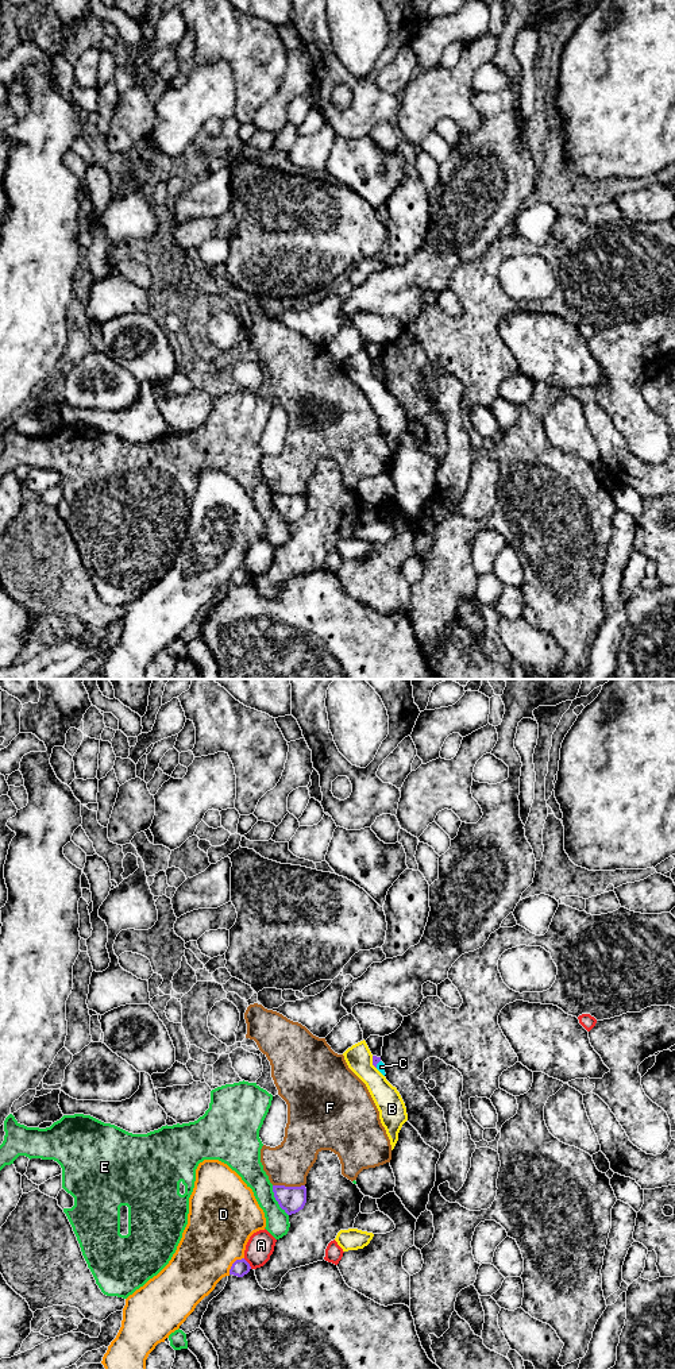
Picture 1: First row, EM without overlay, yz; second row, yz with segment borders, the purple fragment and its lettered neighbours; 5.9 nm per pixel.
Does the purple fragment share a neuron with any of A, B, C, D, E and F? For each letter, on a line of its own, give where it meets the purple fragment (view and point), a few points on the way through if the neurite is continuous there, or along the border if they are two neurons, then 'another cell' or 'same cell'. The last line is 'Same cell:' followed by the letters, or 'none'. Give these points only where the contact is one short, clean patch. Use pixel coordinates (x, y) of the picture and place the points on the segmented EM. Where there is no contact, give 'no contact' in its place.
A: yz (249, 1264) | another cell
B: yz (373, 1063) | another cell
C: yz (377, 1063) | across yz (375, 1060), (377, 1063), (381, 1067) | same cell
D: yz (232, 1264) | another cell
E: yz (276, 1199) | another cell
F: yz (289, 1187) | another cell
Same cell: C

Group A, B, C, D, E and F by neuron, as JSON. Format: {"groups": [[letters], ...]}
{"groups": [["A"], ["B"], ["C"], ["D"], ["E"], ["F"]]}

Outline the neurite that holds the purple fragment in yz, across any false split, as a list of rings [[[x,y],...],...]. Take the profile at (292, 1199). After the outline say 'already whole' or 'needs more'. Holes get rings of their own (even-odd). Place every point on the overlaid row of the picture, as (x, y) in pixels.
[[[273,1185],[274,1198],[279,1207],[288,1214],[296,1214],[304,1208],[306,1203],[306,1188],[301,1187],[285,1187]]]; already whole

